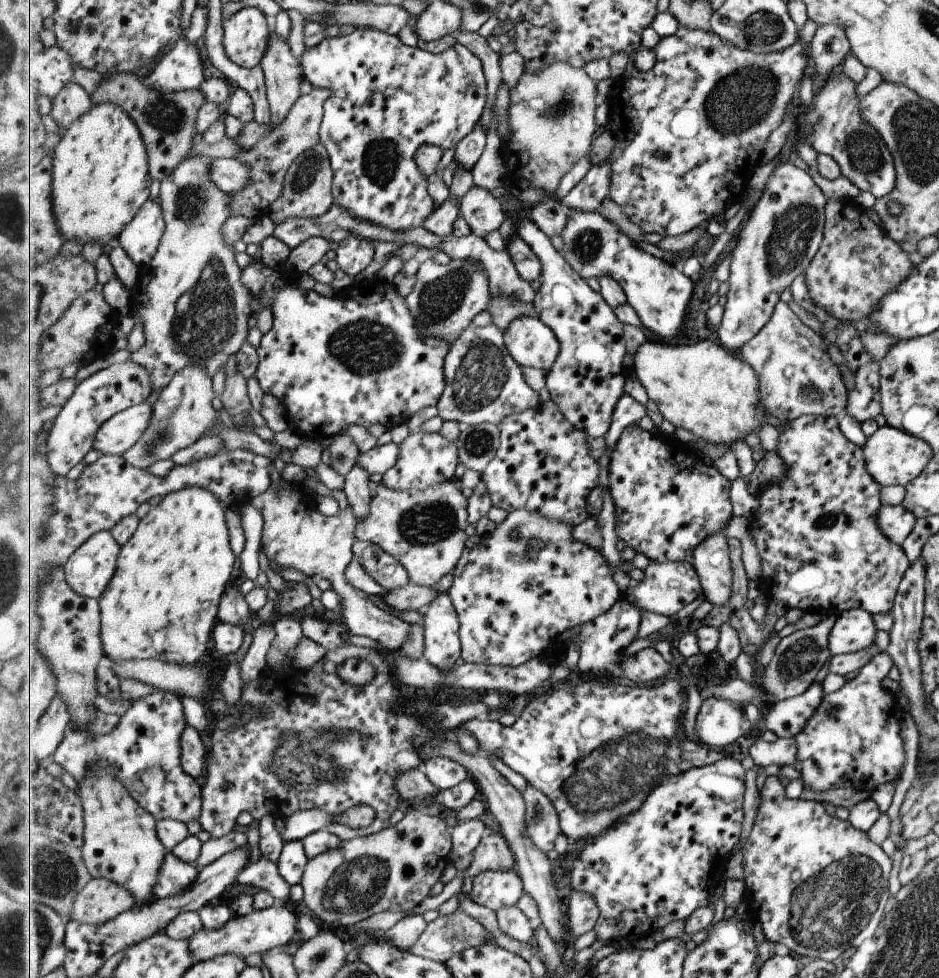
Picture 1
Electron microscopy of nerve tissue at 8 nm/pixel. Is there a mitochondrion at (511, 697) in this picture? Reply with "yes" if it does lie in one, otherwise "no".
no

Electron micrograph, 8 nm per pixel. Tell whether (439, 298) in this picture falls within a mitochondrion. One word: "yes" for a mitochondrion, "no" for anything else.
yes

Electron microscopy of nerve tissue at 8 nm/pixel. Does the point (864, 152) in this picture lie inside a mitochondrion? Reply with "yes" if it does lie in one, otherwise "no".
yes

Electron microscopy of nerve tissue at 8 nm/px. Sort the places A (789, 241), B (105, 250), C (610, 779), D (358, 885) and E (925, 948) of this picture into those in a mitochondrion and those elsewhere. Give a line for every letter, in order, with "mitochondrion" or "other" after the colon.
A: mitochondrion
B: other
C: mitochondrion
D: mitochondrion
E: mitochondrion

